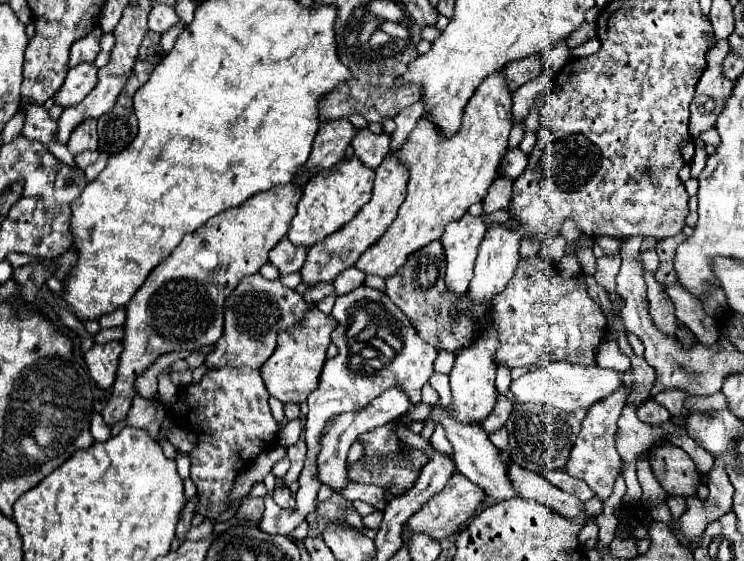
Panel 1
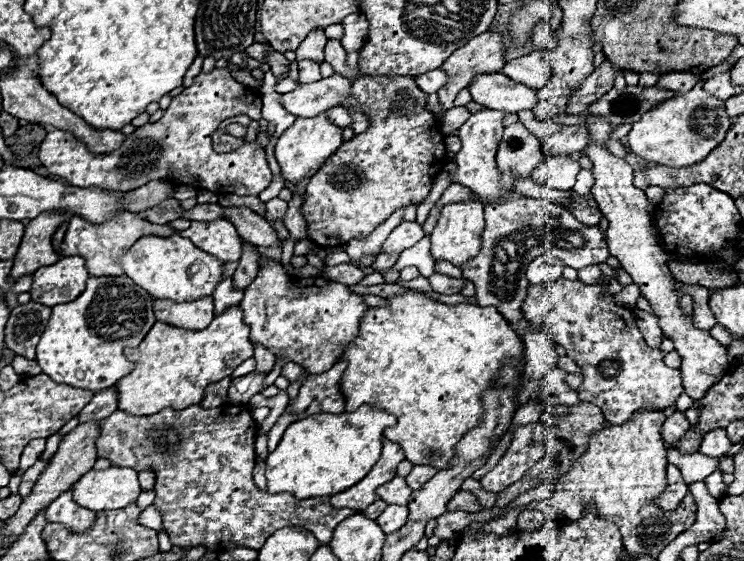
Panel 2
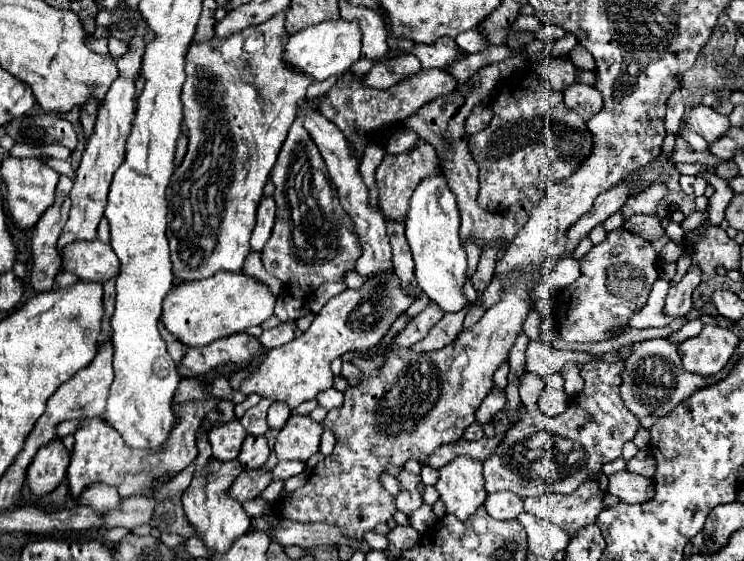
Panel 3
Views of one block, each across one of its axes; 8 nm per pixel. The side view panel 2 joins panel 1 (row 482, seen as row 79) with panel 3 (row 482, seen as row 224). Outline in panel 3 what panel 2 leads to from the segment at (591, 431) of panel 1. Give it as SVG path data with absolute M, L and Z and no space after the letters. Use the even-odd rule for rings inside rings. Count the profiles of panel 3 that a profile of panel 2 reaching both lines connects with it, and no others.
M618 472L608 476L608 492L614 494L620 502L626 504L642 504L654 498L654 480L644 478L632 472Z

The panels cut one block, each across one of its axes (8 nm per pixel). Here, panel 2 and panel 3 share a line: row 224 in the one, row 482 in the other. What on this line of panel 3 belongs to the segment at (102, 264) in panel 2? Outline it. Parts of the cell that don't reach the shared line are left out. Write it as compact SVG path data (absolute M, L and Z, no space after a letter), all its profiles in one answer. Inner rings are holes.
M206 396L206 400L200 402L184 402L176 404L174 408L180 412L180 422L176 422L174 430L170 432L170 438L164 442L158 450L134 450L130 446L124 446L124 440L116 430L112 430L108 424L100 422L100 418L88 418L86 426L82 426L76 432L76 444L68 466L68 484L70 484L70 496L80 498L80 494L90 484L108 484L114 486L120 494L120 498L130 496L148 496L160 480L174 478L180 470L184 470L196 456L196 430L200 428L200 422L204 416L218 404L218 400L212 400Z

